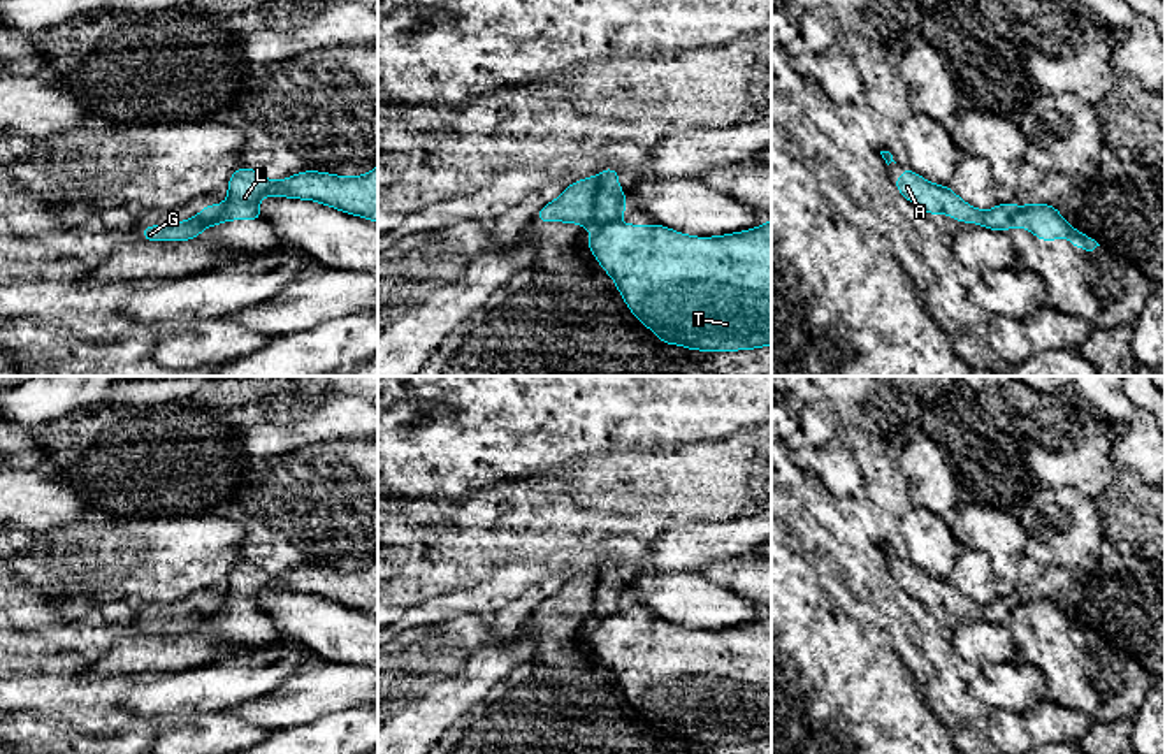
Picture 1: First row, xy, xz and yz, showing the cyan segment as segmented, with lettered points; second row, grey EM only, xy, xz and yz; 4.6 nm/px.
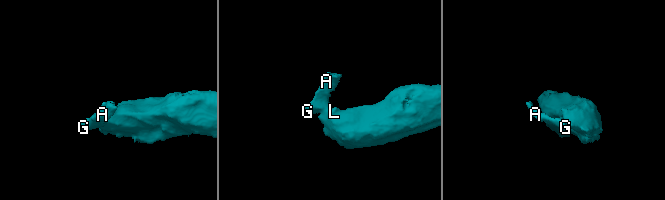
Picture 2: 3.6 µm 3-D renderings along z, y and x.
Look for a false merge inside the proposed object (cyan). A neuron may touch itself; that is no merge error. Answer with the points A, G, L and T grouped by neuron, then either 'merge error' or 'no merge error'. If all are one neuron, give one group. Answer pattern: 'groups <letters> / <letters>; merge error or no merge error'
groups A G / L T; merge error

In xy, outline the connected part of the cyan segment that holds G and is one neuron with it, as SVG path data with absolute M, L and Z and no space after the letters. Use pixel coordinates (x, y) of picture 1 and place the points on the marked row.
M206 206L195 218L170 225L146 225L141 230L141 237L146 241L190 241L195 239L202 230L213 225L218 206Z

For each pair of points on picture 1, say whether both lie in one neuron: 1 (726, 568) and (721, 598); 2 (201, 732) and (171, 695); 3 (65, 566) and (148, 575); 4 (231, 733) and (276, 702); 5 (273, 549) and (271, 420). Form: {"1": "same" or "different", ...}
{"1": "different", "2": "different", "3": "same", "4": "different", "5": "different"}

